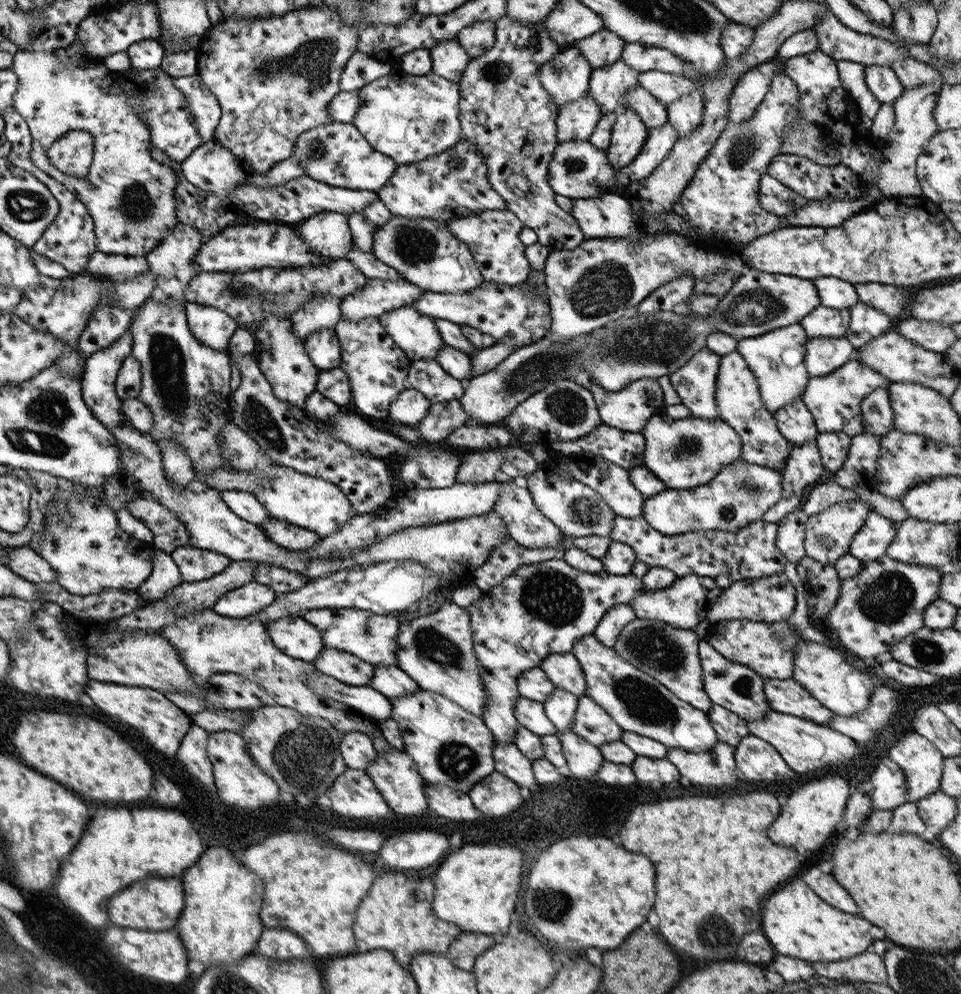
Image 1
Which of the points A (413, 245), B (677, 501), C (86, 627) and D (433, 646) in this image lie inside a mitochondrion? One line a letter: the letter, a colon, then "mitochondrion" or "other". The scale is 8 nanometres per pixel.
A: mitochondrion
B: other
C: other
D: mitochondrion

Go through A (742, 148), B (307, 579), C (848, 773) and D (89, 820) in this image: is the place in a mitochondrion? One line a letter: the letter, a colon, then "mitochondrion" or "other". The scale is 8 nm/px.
A: mitochondrion
B: other
C: other
D: other

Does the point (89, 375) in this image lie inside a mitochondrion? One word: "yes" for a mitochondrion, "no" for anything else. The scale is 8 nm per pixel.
no

